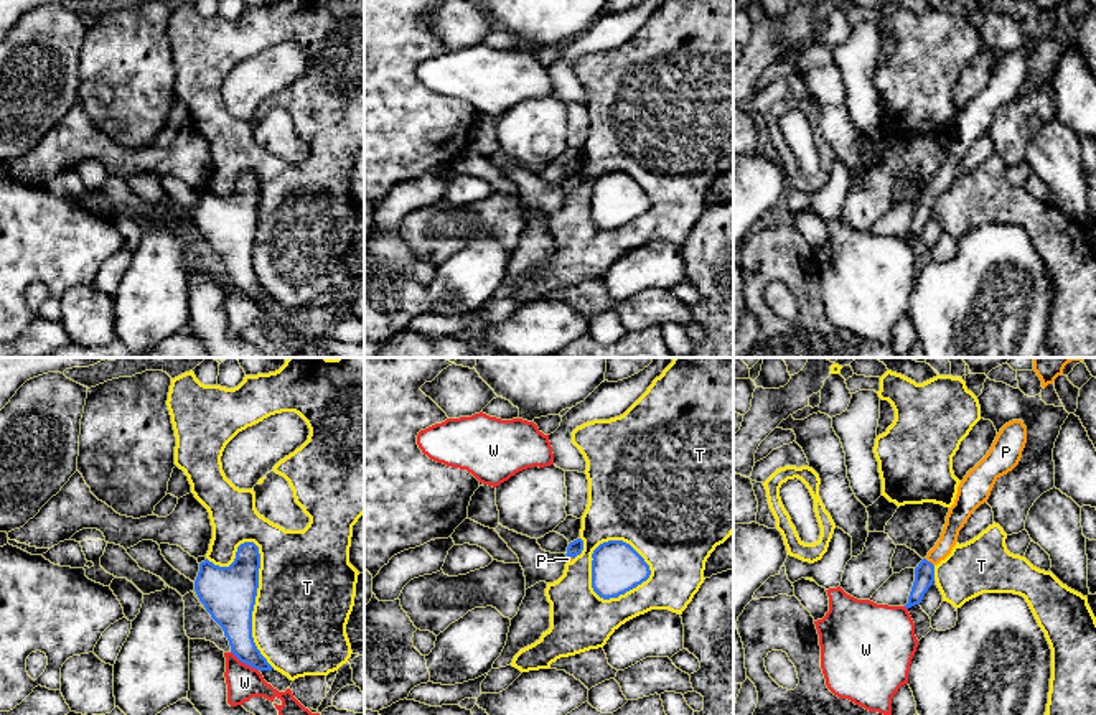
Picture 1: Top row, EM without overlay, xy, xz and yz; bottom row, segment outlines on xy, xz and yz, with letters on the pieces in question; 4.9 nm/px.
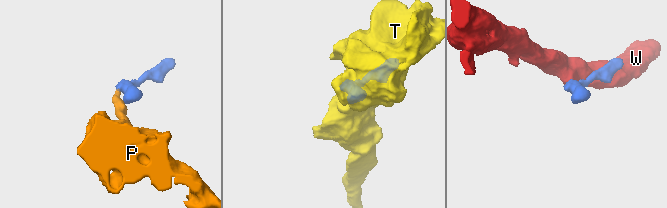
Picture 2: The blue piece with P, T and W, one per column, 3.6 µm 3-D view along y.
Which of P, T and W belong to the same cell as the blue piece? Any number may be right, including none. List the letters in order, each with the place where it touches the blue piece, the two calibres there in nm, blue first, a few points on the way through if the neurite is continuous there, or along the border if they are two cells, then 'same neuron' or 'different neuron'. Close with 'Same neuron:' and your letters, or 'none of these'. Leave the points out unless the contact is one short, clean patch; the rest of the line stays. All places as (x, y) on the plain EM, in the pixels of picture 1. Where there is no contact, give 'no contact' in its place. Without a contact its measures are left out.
P: yz (930, 193) | 100/100 nm | across yz (925, 203), (930, 193), (946, 173), (955, 152) | same neuron
T: xy (254, 233) | 260/460 nm | different neuron
W: xy (244, 294) | 180/160 nm | different neuron
Same neuron: P

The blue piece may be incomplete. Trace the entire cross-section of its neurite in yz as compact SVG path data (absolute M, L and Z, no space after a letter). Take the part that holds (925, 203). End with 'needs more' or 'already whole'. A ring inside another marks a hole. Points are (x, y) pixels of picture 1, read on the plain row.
M1022 51L1005 54L997 64L987 86L967 102L958 117L954 135L949 138L946 155L936 176L915 199L915 213L905 239L920 236L934 213L934 198L944 191L958 173L959 161L971 145L987 133L995 112L1012 102L1027 74L1027 58Z | needs more

